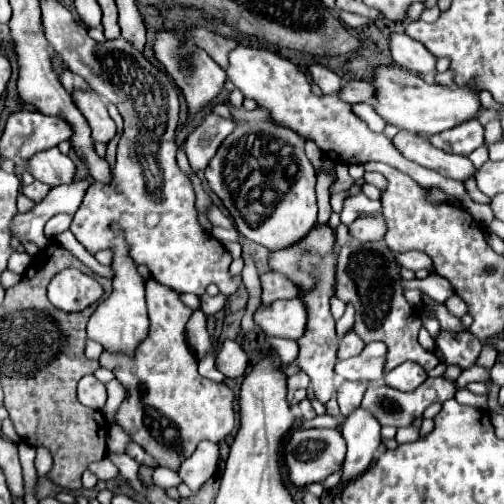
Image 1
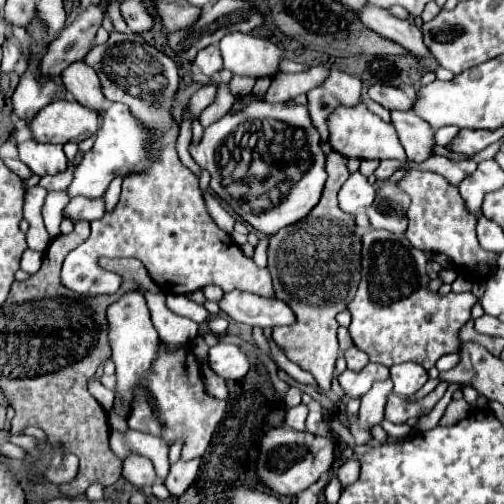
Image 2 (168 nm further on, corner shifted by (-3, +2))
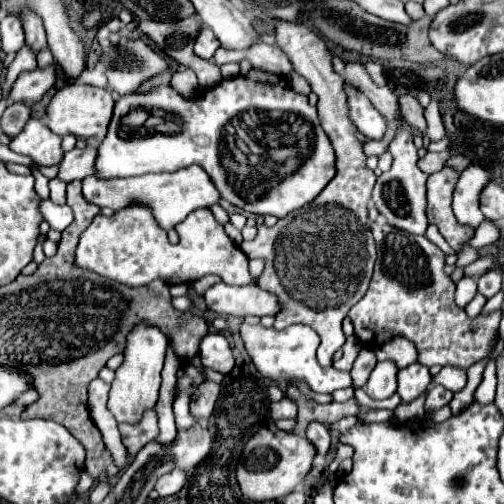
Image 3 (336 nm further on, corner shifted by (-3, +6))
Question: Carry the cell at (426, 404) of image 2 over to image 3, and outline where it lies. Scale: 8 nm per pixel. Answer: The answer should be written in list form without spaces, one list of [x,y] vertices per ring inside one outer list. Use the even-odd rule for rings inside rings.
[[[435,385],[429,393],[427,393],[427,409],[425,411],[437,411],[437,409],[441,409],[443,405],[447,405],[449,401],[451,401],[451,397],[453,397],[453,393],[449,391],[449,389],[445,389],[445,387],[441,387],[441,385]]]

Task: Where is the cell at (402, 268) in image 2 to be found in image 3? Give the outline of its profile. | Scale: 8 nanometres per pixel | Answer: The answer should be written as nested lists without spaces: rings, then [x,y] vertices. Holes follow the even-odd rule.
[[[373,223],[371,231],[377,243],[375,273],[365,297],[349,311],[349,319],[355,325],[357,339],[365,345],[375,347],[375,345],[383,345],[385,341],[391,341],[393,337],[407,337],[417,345],[419,363],[425,367],[451,365],[459,369],[469,369],[471,365],[487,359],[491,347],[495,345],[495,335],[499,331],[501,309],[491,315],[479,315],[477,319],[467,317],[467,313],[453,303],[453,281],[449,275],[445,275],[445,255],[437,245],[433,245],[427,237],[423,239],[413,237],[387,223],[385,225]]]

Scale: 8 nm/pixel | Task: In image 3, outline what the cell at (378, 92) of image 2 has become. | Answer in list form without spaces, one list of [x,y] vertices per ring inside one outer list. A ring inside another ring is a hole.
[[[403,95],[403,97],[399,97],[399,107],[401,107],[401,111],[403,111],[405,121],[407,121],[413,129],[425,133],[427,123],[425,123],[423,107],[419,105],[419,101],[417,101],[415,97],[411,97],[411,95]]]

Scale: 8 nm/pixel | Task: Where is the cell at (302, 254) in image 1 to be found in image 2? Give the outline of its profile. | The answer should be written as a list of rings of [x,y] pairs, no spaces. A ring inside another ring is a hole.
[[[339,153],[327,155],[327,181],[317,207],[299,223],[281,229],[269,239],[269,273],[279,299],[295,311],[297,321],[289,327],[273,327],[273,341],[285,351],[287,359],[309,371],[321,391],[331,389],[335,361],[339,353],[335,315],[353,299],[359,283],[361,261],[361,231],[353,215],[347,215],[337,205],[337,191],[347,181],[347,159]]]

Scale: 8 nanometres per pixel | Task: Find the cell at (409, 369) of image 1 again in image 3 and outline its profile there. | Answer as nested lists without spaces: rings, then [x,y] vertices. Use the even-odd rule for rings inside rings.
[[[413,363],[409,367],[403,367],[397,375],[399,379],[399,397],[401,397],[401,403],[411,403],[415,401],[417,397],[421,397],[429,383],[431,383],[431,375],[429,375],[429,369],[421,363]]]

